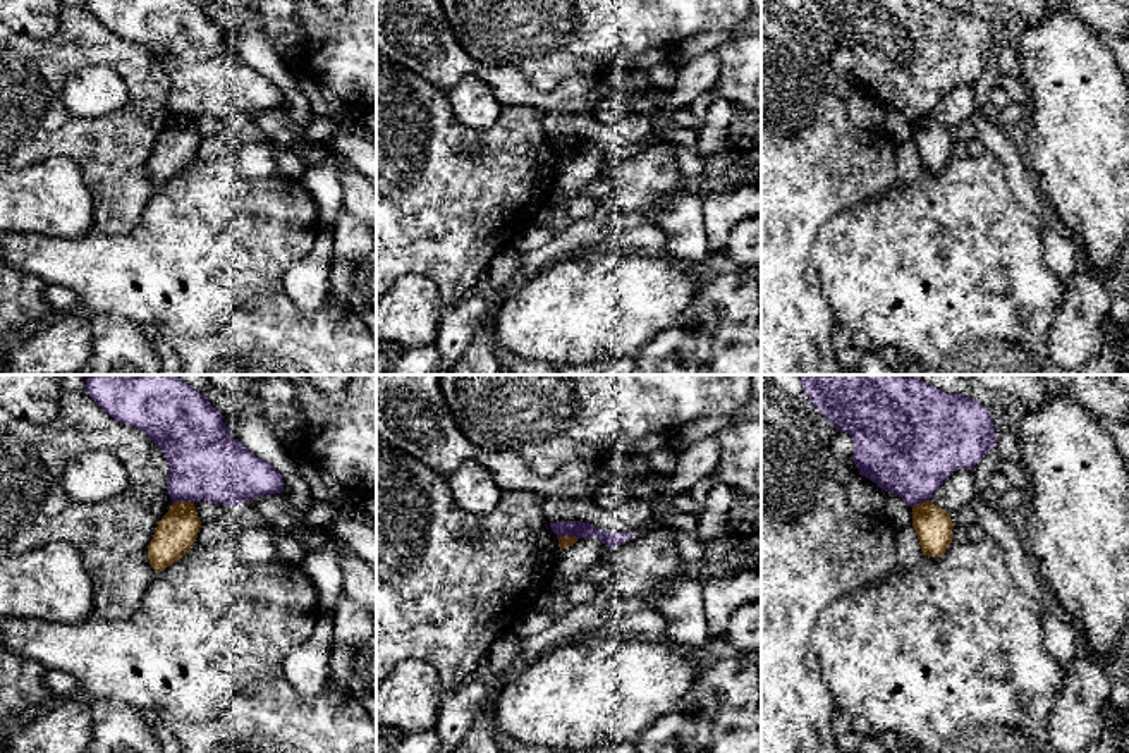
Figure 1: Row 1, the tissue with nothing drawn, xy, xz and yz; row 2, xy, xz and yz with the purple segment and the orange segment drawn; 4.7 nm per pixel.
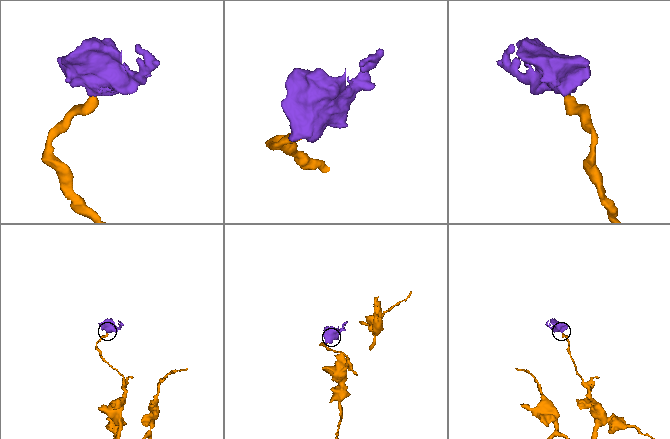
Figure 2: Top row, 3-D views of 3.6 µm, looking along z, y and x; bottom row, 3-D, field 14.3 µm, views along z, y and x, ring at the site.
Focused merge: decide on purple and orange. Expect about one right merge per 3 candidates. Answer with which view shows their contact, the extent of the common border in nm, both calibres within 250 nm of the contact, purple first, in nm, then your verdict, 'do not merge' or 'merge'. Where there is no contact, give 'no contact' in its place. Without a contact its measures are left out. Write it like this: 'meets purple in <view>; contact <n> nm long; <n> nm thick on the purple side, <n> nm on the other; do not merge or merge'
meets purple in xy; contact 100 nm long; 360 nm thick on the purple side, 190 nm on the other; do not merge

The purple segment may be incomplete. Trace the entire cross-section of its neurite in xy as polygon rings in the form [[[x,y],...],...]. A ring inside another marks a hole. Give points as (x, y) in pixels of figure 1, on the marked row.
[[[91,375],[84,392],[113,419],[139,428],[170,466],[167,490],[174,502],[215,502],[225,507],[284,492],[282,474],[230,435],[222,414],[177,375]]]

